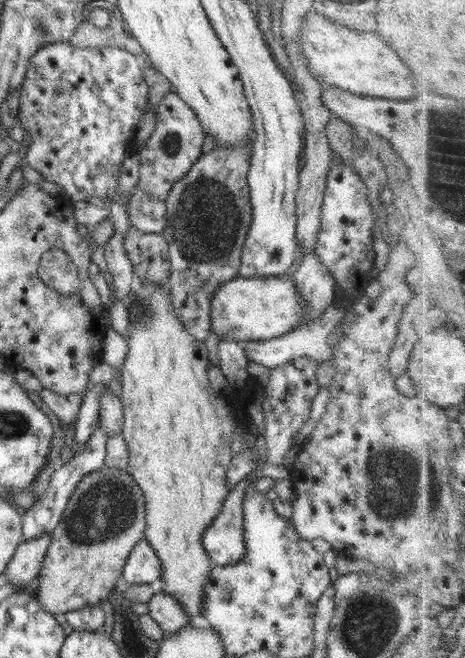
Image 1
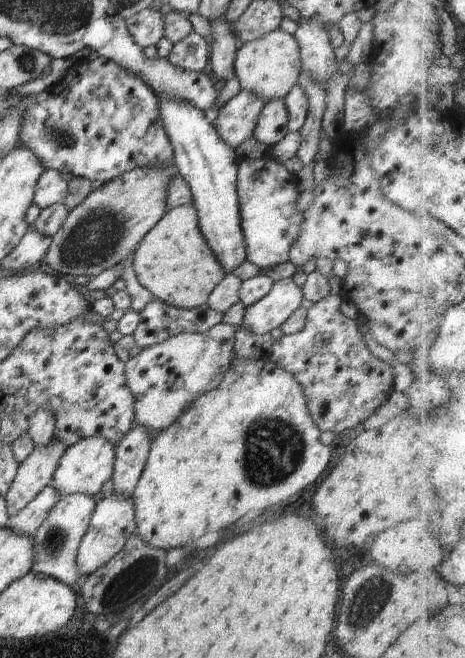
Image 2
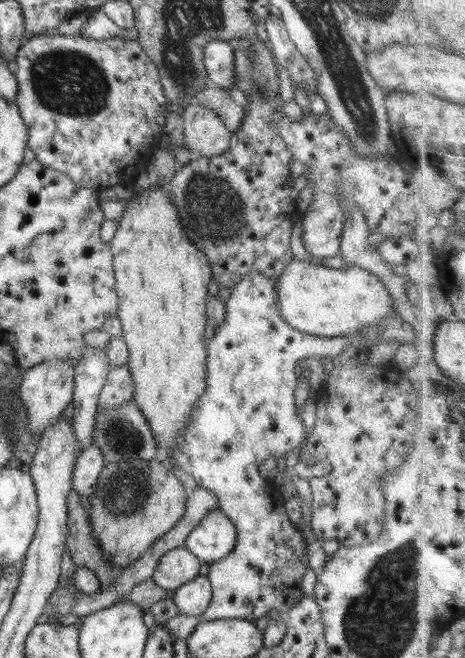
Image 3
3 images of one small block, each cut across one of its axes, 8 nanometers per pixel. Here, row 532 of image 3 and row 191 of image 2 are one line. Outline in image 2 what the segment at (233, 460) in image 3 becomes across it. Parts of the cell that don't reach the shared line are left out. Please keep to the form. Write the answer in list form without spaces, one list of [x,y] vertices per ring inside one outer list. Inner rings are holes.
[[[272,158],[240,159],[237,166],[237,197],[240,228],[247,260],[260,269],[289,261],[289,252],[302,230],[303,212],[297,209],[300,189],[297,175]]]

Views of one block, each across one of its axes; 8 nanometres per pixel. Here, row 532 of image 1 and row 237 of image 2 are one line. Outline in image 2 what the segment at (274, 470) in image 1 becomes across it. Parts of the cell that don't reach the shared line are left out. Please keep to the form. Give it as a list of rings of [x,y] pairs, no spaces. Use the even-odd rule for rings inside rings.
[[[160,99],[160,116],[173,146],[174,169],[189,186],[198,217],[200,232],[213,250],[225,274],[232,274],[247,260],[244,235],[240,228],[237,197],[237,166],[239,159],[212,126],[211,116],[179,99]]]

